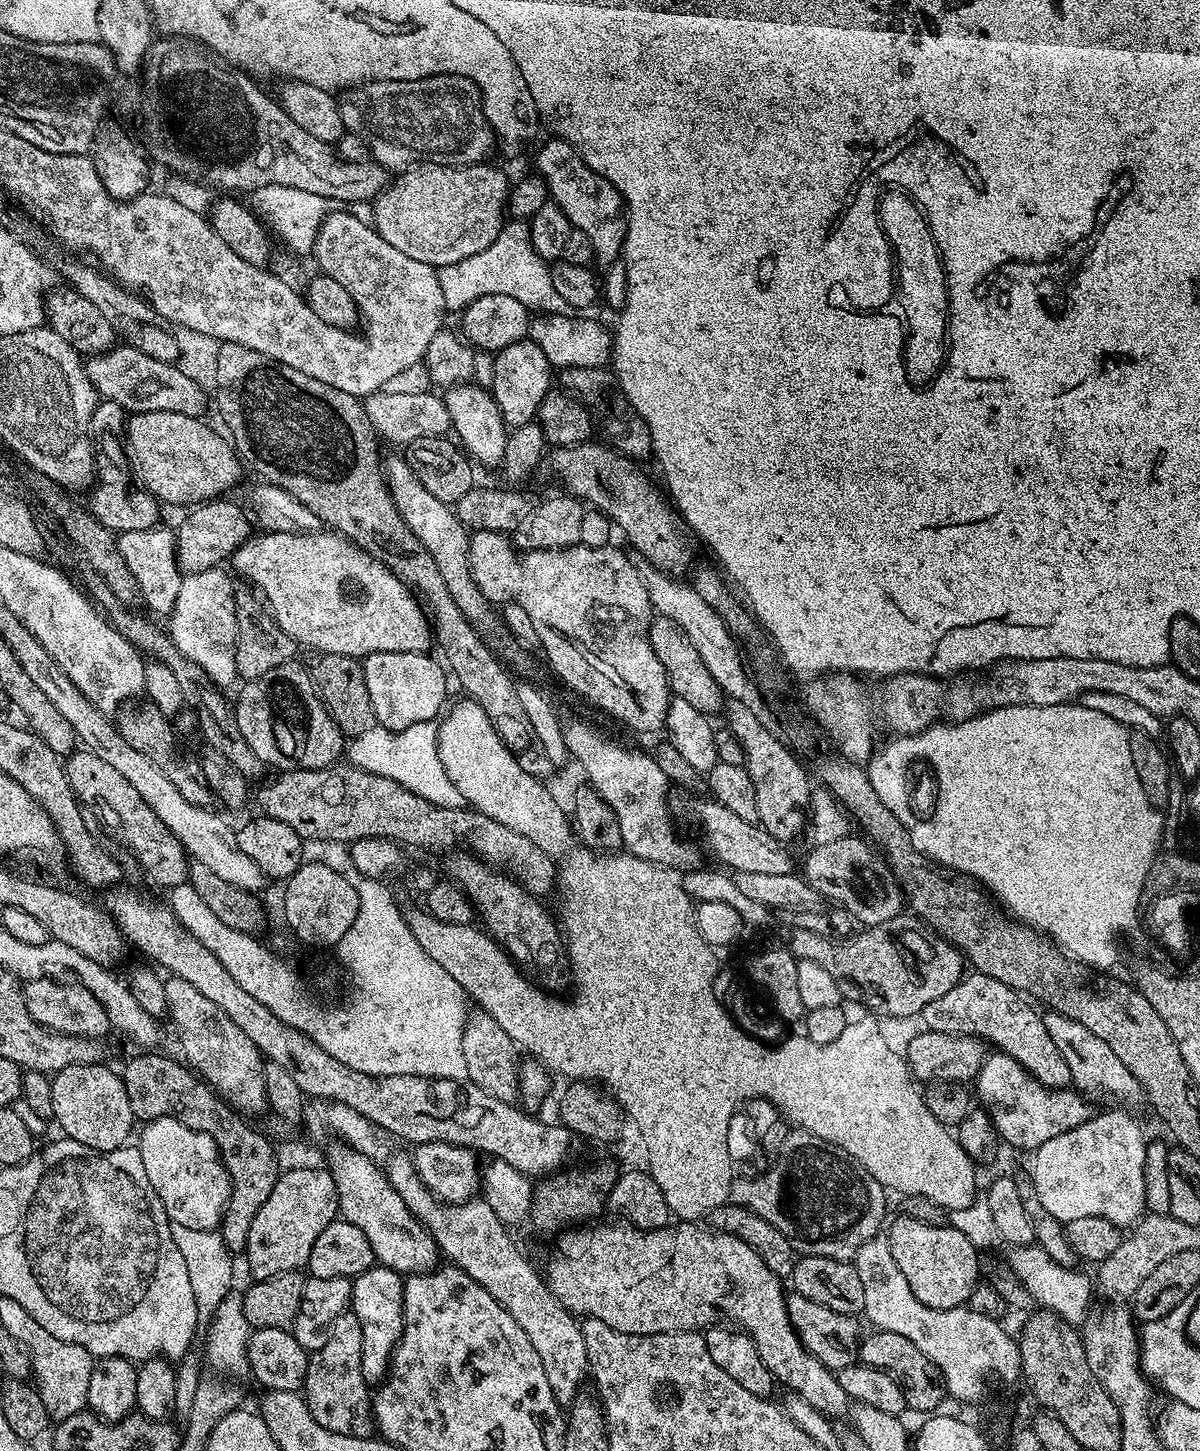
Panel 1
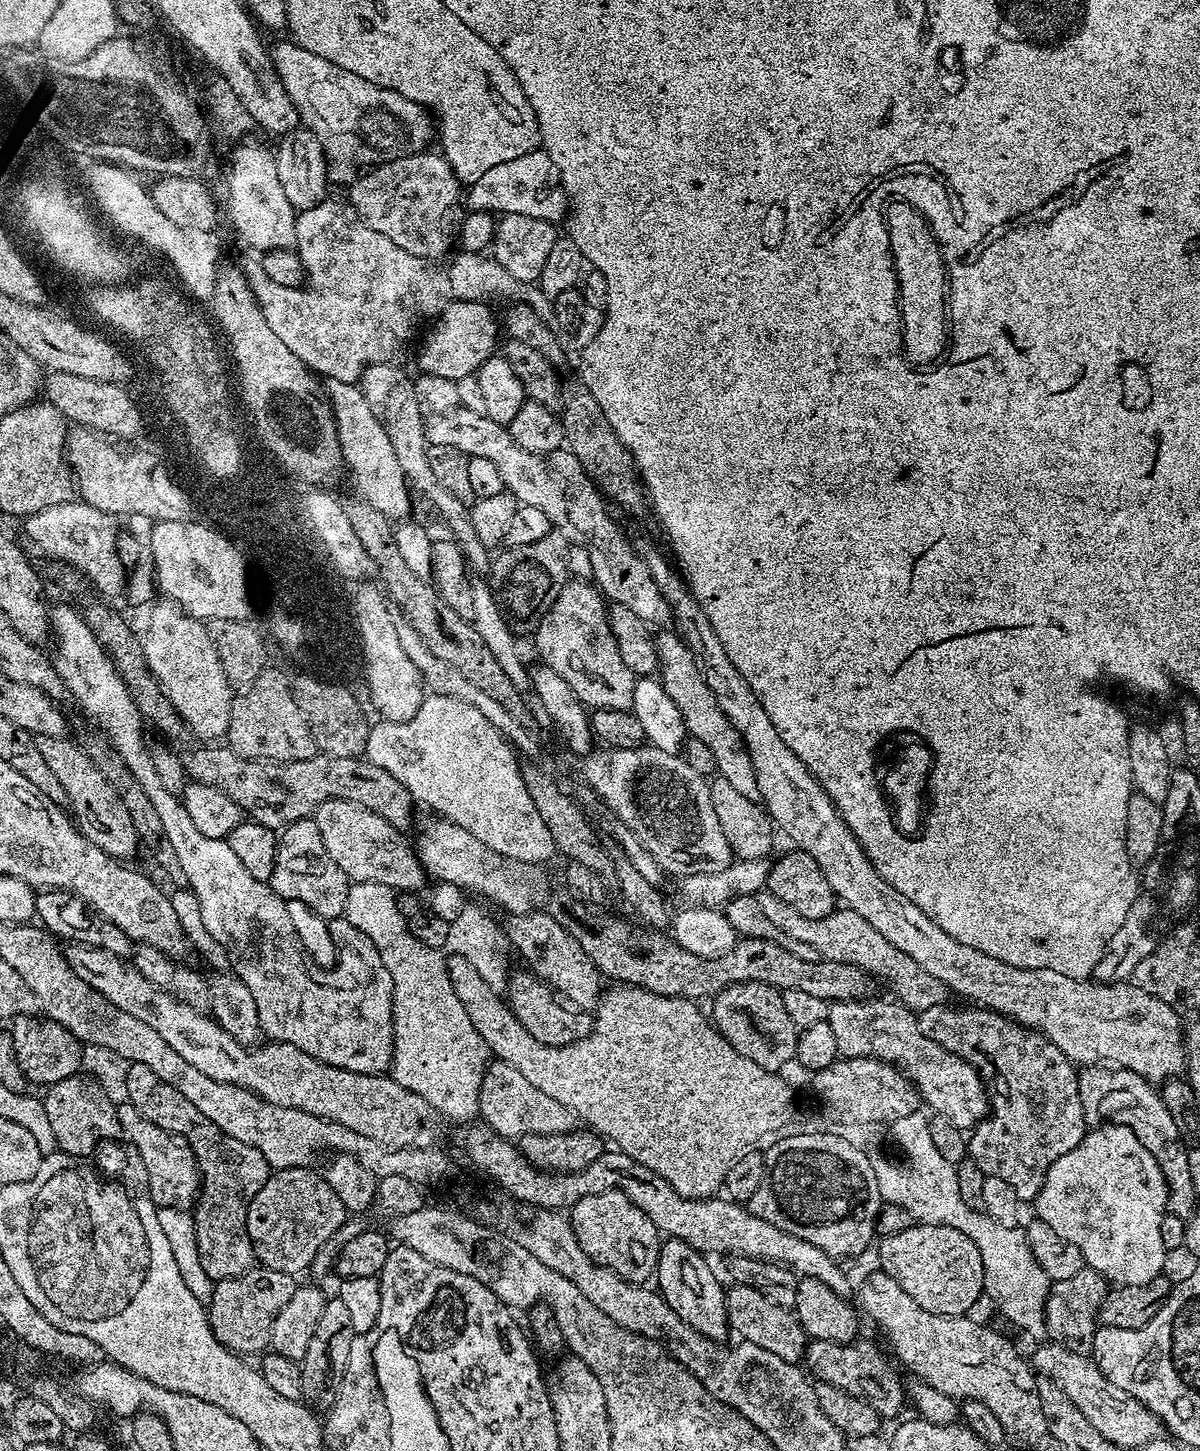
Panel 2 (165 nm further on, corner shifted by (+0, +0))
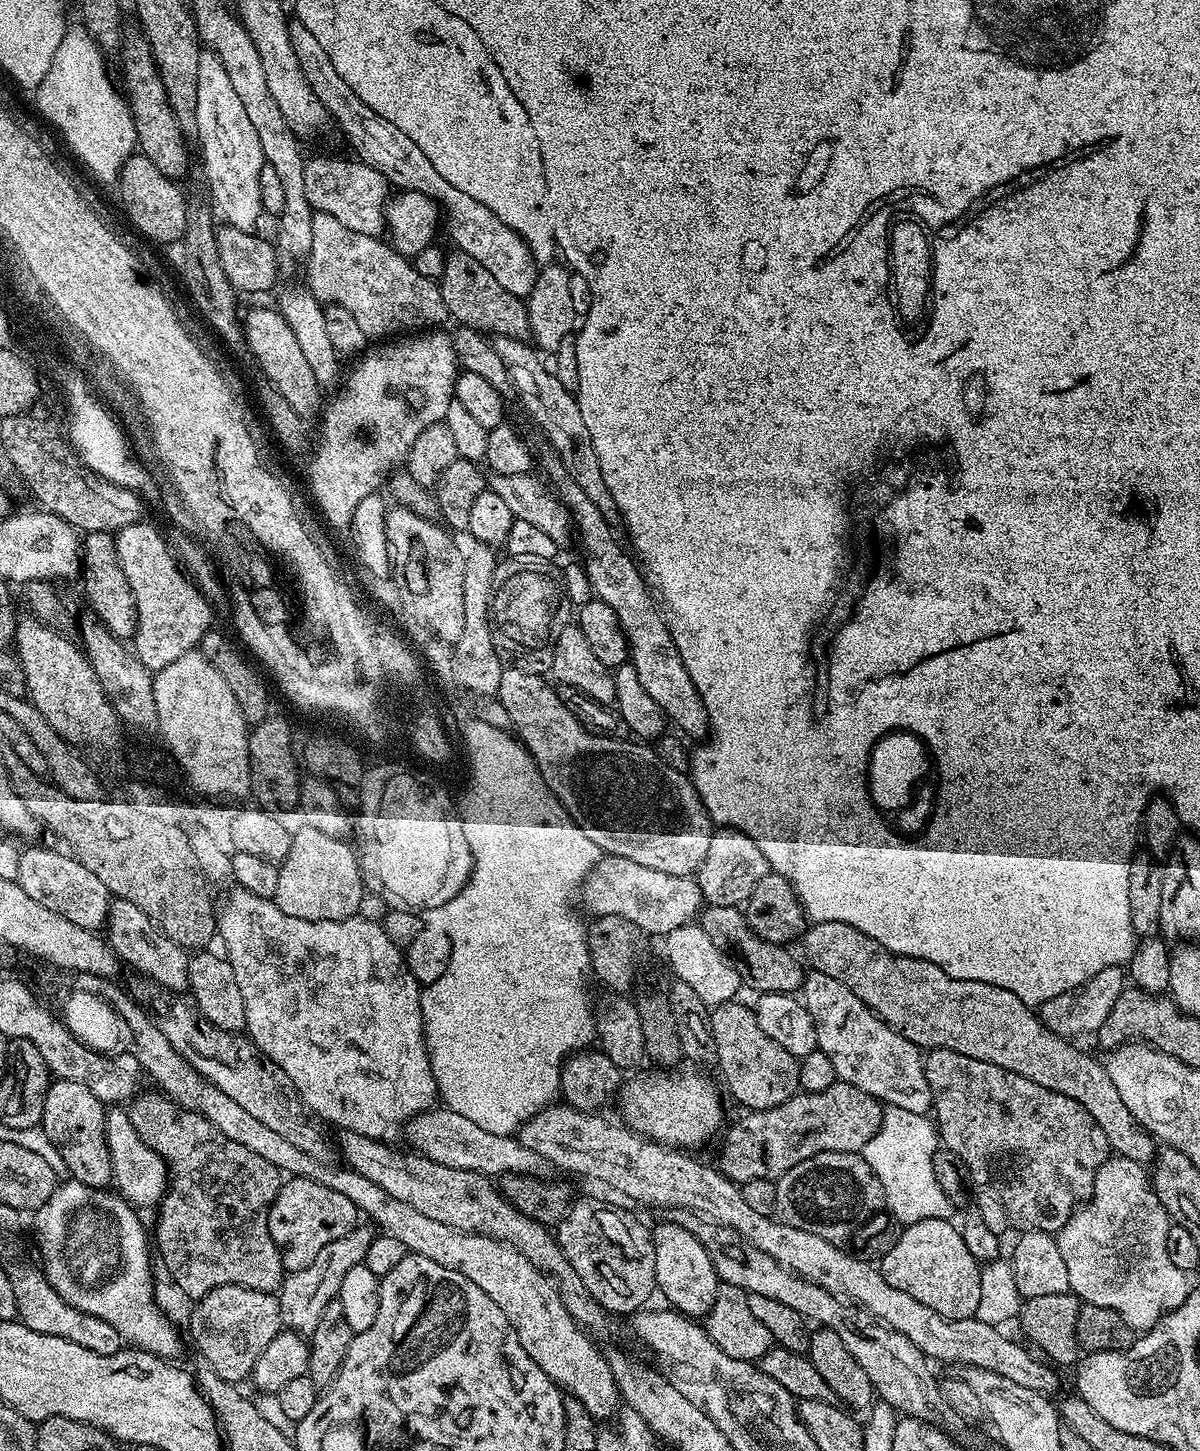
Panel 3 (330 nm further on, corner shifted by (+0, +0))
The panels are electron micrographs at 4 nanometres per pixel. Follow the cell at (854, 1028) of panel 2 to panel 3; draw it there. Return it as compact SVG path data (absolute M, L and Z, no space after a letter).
M812 970L798 993L816 1027L816 1046L830 1058L837 1081L853 1084L889 1108L925 1114L932 1107L921 1049L867 1008L838 978Z

